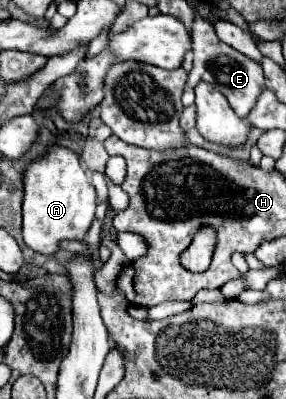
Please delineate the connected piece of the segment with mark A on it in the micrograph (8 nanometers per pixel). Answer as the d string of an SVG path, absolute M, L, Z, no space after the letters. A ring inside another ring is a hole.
M51 145L47 155L33 161L25 171L23 199L23 241L35 253L53 255L59 241L81 241L95 219L97 195L79 163L79 157L59 145Z

